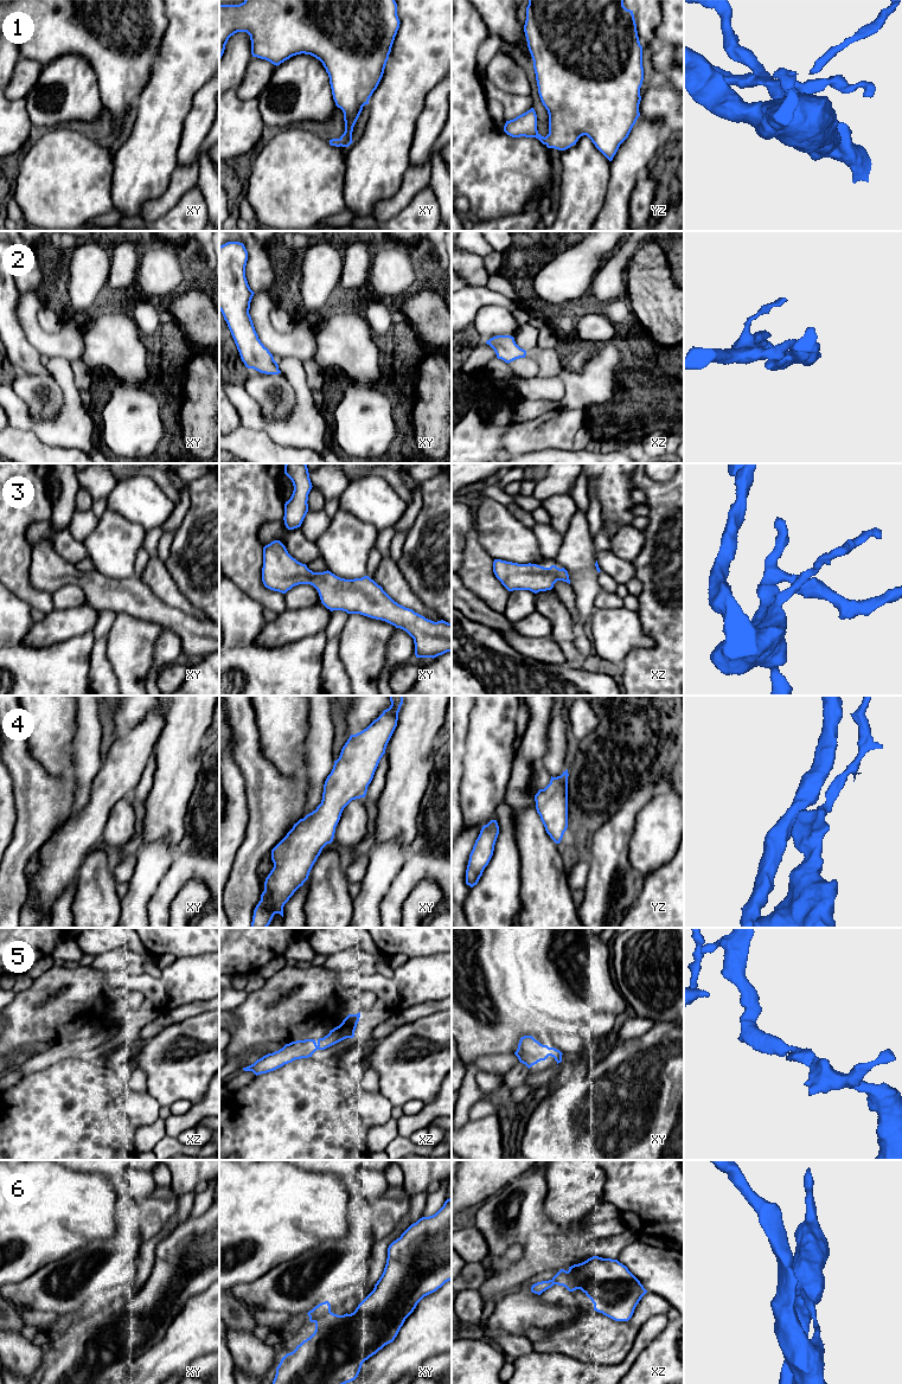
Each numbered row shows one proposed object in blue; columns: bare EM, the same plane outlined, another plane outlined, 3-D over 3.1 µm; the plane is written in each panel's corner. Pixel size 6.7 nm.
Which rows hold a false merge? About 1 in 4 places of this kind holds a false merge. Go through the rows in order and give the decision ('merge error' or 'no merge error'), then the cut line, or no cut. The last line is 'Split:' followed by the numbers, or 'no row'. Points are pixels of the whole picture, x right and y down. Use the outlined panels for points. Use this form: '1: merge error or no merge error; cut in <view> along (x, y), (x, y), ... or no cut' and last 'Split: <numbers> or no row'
1: no merge error; no cut
2: no merge error; no cut
3: no merge error; no cut
4: no merge error; no cut
5: no merge error; no cut
6: merge error; cut in xy along (330, 1311), (314, 1321)
Split: 6

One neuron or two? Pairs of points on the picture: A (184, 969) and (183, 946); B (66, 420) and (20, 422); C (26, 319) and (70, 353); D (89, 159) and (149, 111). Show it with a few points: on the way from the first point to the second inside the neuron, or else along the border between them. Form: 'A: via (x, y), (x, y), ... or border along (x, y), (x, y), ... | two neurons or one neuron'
A: border along (206, 952), (199, 955), (177, 958) | two neurons
B: via (55, 427), (32, 425) | one neuron
C: via (34, 331), (49, 345), (58, 345) | one neuron
D: border along (114, 153), (113, 181) | two neurons

